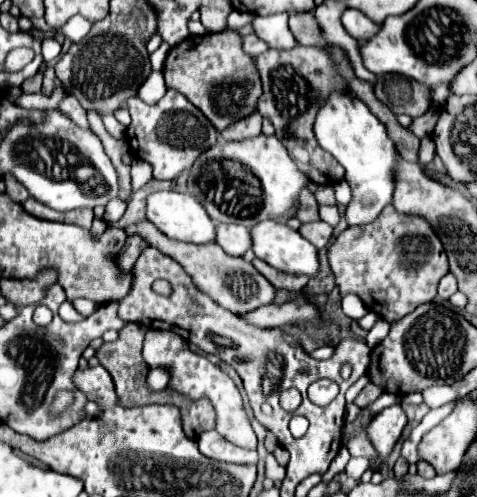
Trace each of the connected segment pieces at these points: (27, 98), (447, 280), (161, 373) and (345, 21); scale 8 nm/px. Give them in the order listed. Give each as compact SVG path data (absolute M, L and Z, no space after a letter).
M56 88L50 96L38 92L38 94L22 94L20 96L20 106L26 110L48 110L48 108L58 108L62 98L68 96L66 88Z
M448 272L448 274L440 280L438 296L440 296L440 298L444 298L444 300L448 300L456 290L458 290L458 288L456 288L456 278L452 276L452 272Z
M150 368L146 384L150 390L164 390L168 386L168 368Z
M356 8L344 10L344 14L342 14L342 26L344 26L344 30L346 30L352 38L356 38L358 42L372 38L372 36L378 32L378 24L374 24L368 16L364 16L364 14L362 14L360 10L356 10Z

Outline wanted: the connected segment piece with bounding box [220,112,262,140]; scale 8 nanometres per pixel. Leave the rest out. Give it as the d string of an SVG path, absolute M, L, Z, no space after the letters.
M254 112L252 116L246 116L244 120L238 120L236 124L232 124L232 128L226 128L220 134L222 134L224 140L244 140L244 138L258 136L260 126L262 126L262 116L260 116L260 112Z

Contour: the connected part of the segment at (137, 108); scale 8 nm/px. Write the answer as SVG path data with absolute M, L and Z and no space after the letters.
M168 88L164 98L152 106L144 104L136 96L128 100L126 106L132 116L132 124L126 128L130 152L136 154L138 160L144 160L152 166L152 176L156 180L174 180L182 170L188 170L194 164L200 152L216 144L216 128L194 108L194 104L190 104L186 96L172 88Z

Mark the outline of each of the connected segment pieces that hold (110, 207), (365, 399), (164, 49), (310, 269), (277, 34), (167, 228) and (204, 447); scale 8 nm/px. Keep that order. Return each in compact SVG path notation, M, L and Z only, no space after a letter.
M120 198L110 200L110 202L106 204L106 212L104 212L102 220L104 220L104 222L110 226L110 224L114 224L114 222L118 222L118 220L122 218L124 210L126 210L126 204L124 204Z
M368 384L368 386L358 394L356 404L358 404L360 408L364 408L364 406L368 406L370 402L374 402L380 394L382 394L382 388L376 388L376 384Z
M162 42L160 44L160 48L150 56L150 60L152 60L152 68L154 70L162 70L162 64L164 64L164 60L166 60L166 54L170 51L170 46L168 44L164 44Z
M266 220L256 224L250 234L252 252L270 266L290 274L306 274L310 278L318 272L318 250L286 224Z
M288 14L256 16L252 20L252 28L254 28L254 34L268 44L268 48L292 50L298 46L296 38L292 38L292 32L288 28Z
M152 192L146 200L146 218L168 238L192 244L214 242L214 222L194 196L180 192Z
M216 430L204 432L198 438L198 446L200 446L200 452L212 460L222 460L222 462L232 462L232 464L256 464L258 462L256 450L234 446L232 442L224 440Z

